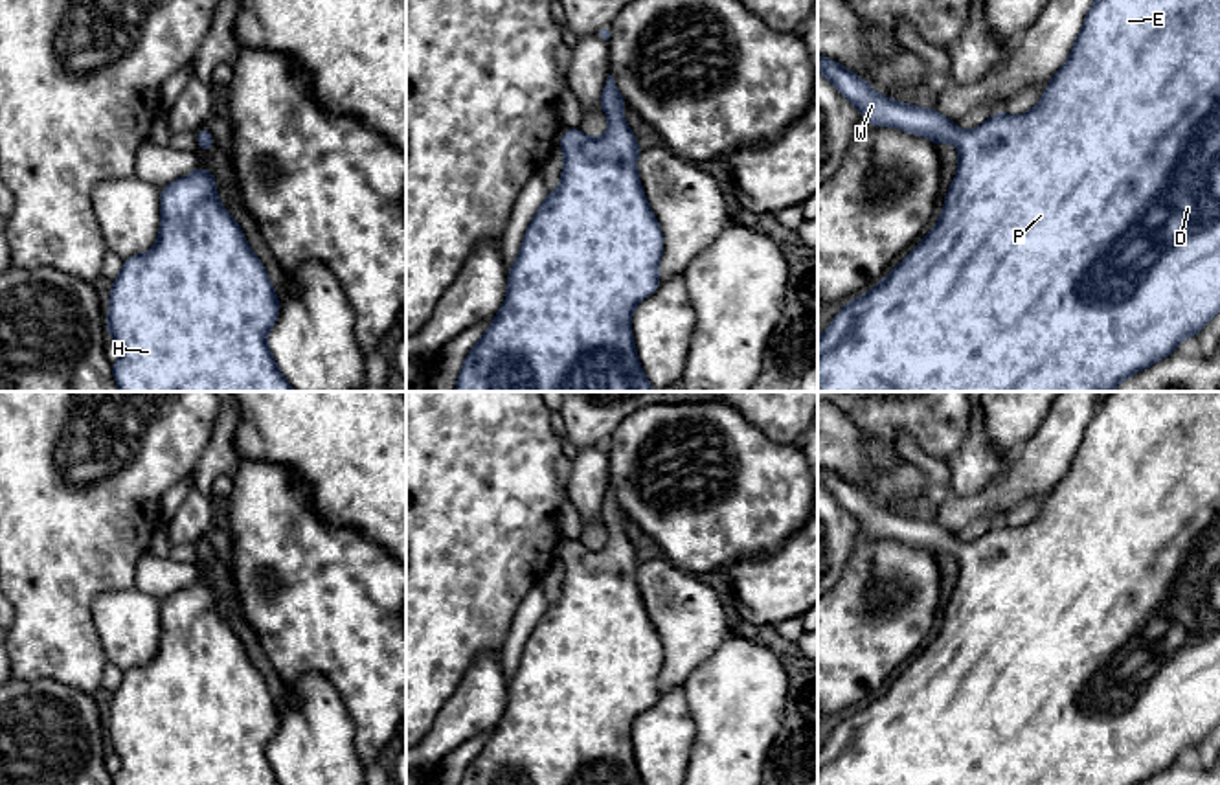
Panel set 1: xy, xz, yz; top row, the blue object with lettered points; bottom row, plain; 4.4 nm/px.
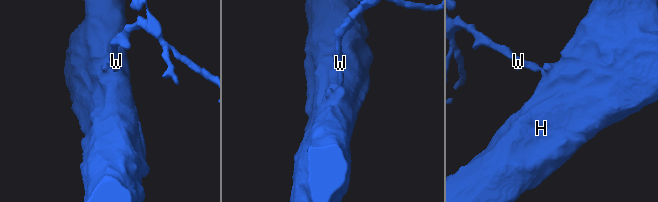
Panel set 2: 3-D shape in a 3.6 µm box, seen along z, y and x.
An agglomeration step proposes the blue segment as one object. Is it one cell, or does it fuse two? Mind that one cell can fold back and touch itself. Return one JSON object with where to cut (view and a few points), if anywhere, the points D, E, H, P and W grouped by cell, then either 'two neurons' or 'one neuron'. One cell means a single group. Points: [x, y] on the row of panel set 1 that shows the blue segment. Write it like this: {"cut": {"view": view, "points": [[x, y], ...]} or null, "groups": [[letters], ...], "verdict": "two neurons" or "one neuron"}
{"cut": null, "groups": [["D", "E", "H", "P", "W"]], "verdict": "one neuron"}

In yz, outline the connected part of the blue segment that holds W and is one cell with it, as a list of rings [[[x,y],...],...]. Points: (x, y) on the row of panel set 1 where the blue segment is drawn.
[[[1095,0],[1066,64],[1053,75],[1038,105],[1020,116],[992,114],[974,131],[961,131],[933,108],[904,105],[875,92],[869,83],[840,63],[818,55],[818,72],[851,101],[873,127],[897,127],[904,132],[930,138],[935,145],[954,142],[959,153],[957,175],[946,193],[944,208],[933,230],[898,263],[898,267],[867,294],[854,298],[834,316],[818,336],[818,392],[1113,392],[1119,382],[1172,355],[1187,336],[1198,336],[1205,324],[1220,311],[1220,0]]]

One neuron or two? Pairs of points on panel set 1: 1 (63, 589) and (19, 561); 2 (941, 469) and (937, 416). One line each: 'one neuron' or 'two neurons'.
1: one neuron
2: two neurons

